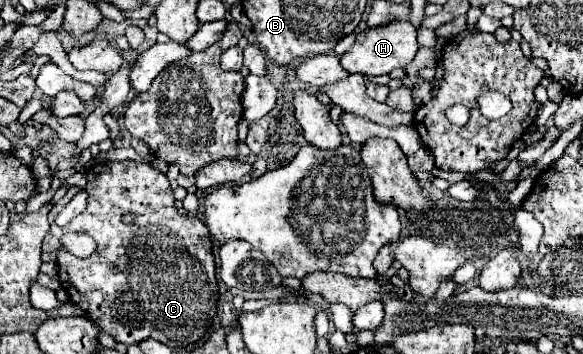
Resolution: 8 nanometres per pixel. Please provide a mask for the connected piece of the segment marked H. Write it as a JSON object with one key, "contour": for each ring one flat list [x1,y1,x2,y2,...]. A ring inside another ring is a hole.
{"contour":[[394,20,390,24,368,28,360,34,356,34,356,42,352,48,340,56,340,64,350,72,360,72,366,76,378,76,378,74,390,74,394,68,406,68,418,50,416,42,416,28,406,20]]}

